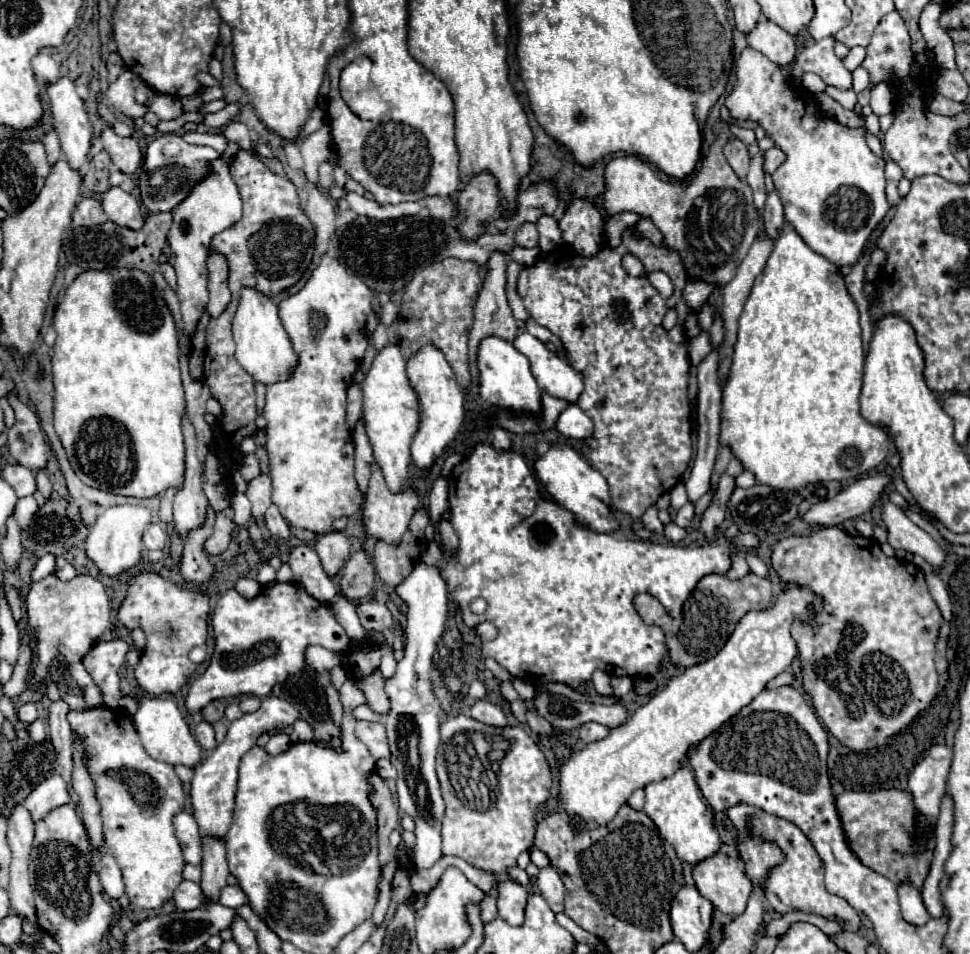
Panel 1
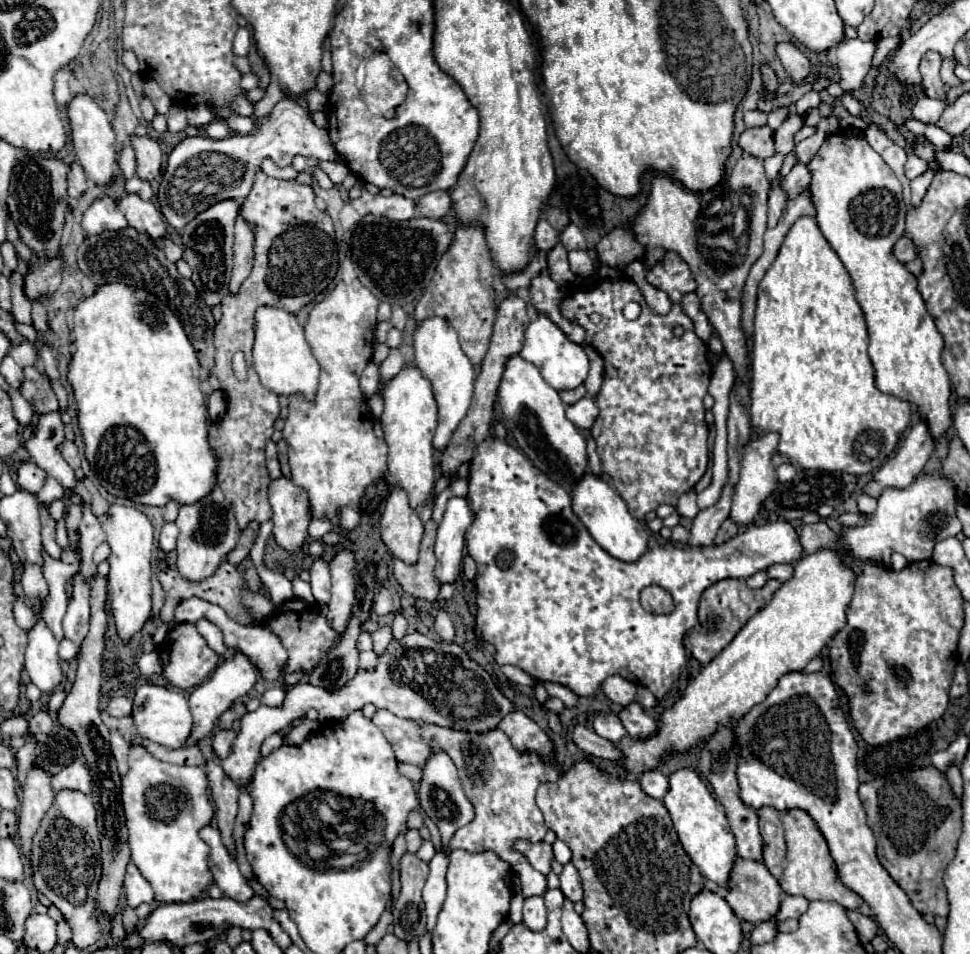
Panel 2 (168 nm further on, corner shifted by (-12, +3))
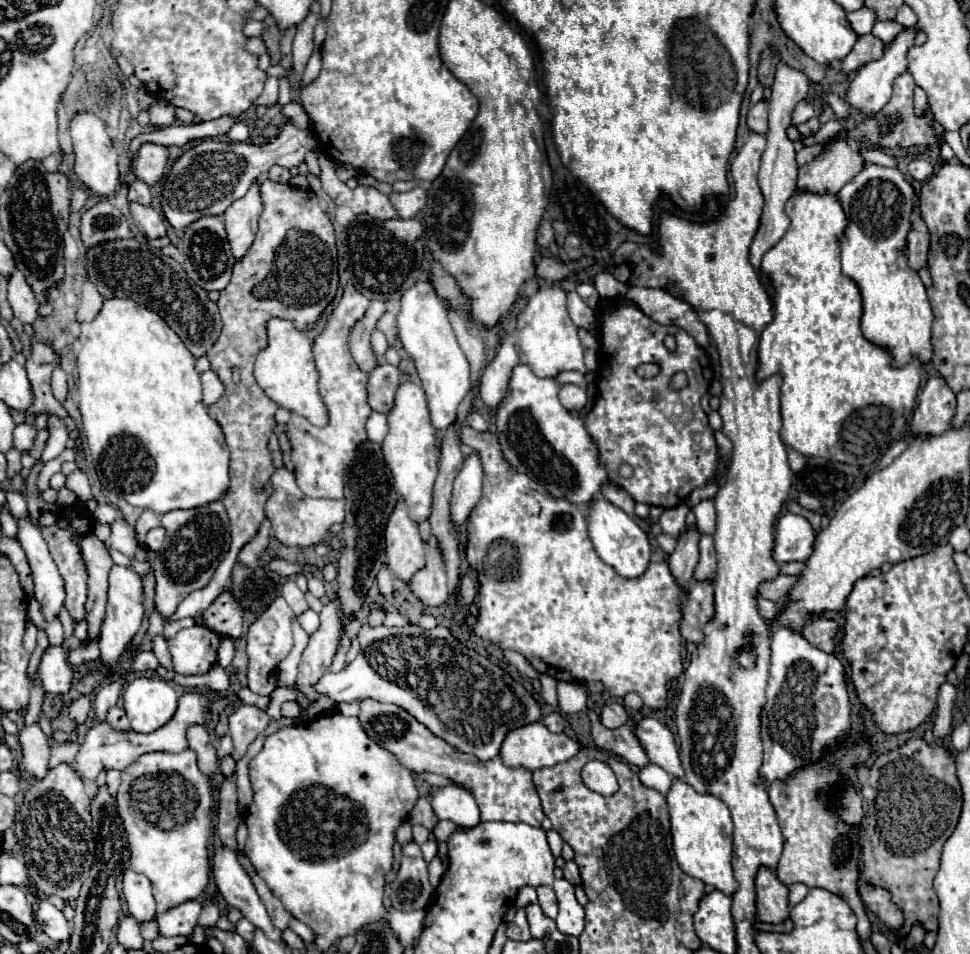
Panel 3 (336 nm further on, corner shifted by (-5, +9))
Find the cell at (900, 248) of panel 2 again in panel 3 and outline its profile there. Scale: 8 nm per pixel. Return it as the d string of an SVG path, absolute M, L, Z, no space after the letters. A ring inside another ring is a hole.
M919 216L909 237L907 237L907 249L905 249L907 257L909 257L909 265L919 271L927 265L927 257L929 253L929 232L928 228Z

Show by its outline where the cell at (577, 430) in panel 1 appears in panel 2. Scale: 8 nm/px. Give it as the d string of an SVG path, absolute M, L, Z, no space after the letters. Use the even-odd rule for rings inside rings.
M582 397L578 403L566 407L566 417L578 429L590 429L594 425L594 419L598 417L598 407L590 397Z

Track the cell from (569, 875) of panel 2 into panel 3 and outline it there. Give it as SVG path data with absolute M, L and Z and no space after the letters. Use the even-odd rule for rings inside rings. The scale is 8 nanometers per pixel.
M567 861L565 867L563 867L563 871L565 871L565 879L567 879L569 883L581 885L581 877L579 877L579 869L577 869L575 861Z

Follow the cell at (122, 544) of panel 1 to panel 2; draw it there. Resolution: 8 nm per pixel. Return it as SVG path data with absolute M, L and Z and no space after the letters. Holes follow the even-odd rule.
M110 505L108 513L100 517L100 525L106 533L106 543L110 545L108 555L108 589L110 589L111 610L116 619L118 635L128 641L136 631L142 629L146 619L152 611L150 601L150 559L152 559L152 541L154 541L154 527L146 513L136 507L124 505Z

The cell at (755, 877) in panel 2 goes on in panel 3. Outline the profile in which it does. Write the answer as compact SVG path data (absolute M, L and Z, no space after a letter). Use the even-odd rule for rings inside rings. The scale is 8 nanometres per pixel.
M761 867L757 873L757 919L765 923L783 923L789 917L789 889L783 885L771 869Z

